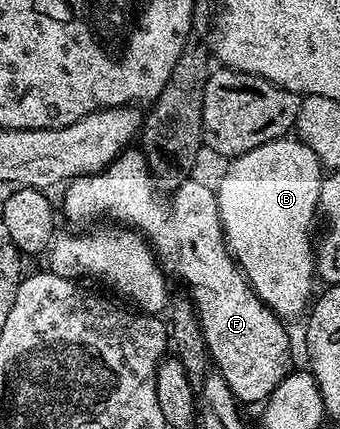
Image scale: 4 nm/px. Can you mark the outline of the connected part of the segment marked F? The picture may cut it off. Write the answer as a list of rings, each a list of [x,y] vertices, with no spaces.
[[[131,147],[126,152],[121,153],[107,169],[102,169],[99,173],[89,173],[86,177],[75,177],[73,181],[65,186],[66,194],[62,197],[62,205],[60,201],[60,209],[66,212],[66,217],[74,225],[82,225],[78,227],[86,227],[91,223],[98,223],[101,217],[111,217],[111,222],[121,223],[126,227],[133,227],[137,232],[141,233],[147,241],[150,242],[155,254],[160,258],[160,264],[171,278],[179,277],[180,280],[186,281],[185,288],[188,290],[191,299],[194,301],[195,311],[198,315],[198,321],[202,327],[203,337],[206,340],[207,351],[213,366],[216,368],[217,374],[223,376],[227,381],[227,385],[235,394],[239,402],[258,401],[257,403],[265,402],[272,391],[276,391],[276,387],[282,380],[292,371],[292,364],[290,365],[290,337],[286,334],[283,318],[278,314],[273,313],[260,298],[258,293],[250,282],[246,280],[246,274],[238,267],[238,262],[230,254],[230,248],[226,245],[226,233],[222,230],[222,221],[218,218],[218,195],[217,192],[208,187],[204,187],[201,183],[196,183],[191,179],[187,179],[180,183],[169,195],[158,188],[157,182],[154,180],[148,165],[146,164],[146,157],[142,151]]]

